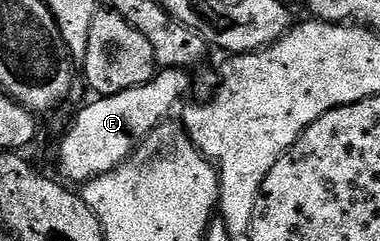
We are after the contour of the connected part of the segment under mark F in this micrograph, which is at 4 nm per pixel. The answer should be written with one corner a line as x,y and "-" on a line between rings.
161,69
155,77
142,86
131,87
119,94
97,97
94,102
86,105
76,116
72,126
63,136
58,150
59,175
69,183
85,184
94,177
104,173
113,172
118,165
129,159
142,141
146,140
149,133
158,128
163,120
174,108
174,106
189,94
193,87
193,77
188,77
189,73
183,69

